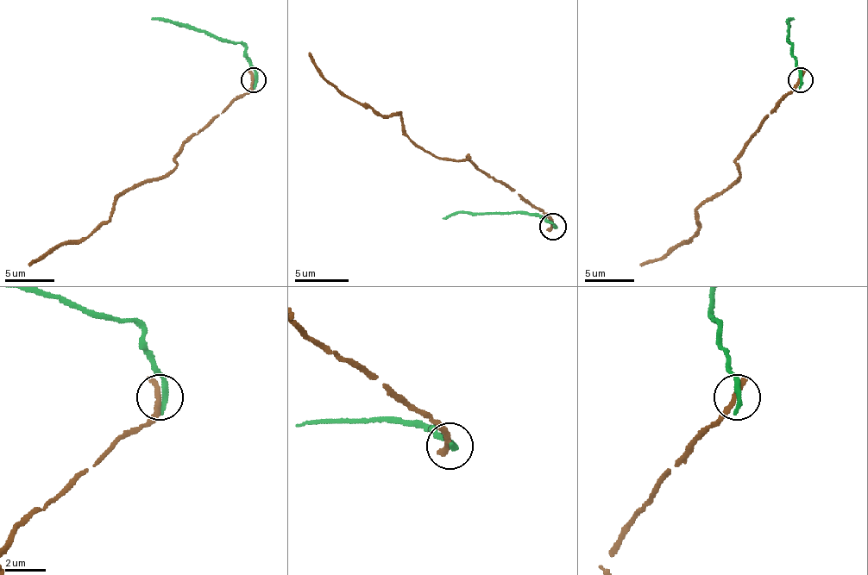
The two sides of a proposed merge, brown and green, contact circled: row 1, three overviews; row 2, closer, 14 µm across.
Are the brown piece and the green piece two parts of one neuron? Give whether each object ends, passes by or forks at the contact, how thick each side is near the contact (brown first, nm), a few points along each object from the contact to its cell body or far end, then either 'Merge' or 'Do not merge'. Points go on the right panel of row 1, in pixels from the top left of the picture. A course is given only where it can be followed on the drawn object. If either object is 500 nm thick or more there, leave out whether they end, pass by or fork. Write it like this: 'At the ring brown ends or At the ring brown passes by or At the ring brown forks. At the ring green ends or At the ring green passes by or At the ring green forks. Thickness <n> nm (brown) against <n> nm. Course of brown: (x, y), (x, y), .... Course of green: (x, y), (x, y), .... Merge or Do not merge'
At the ring brown ends. At the ring green ends. Thickness 340 nm (brown) against 320 nm. Course of brown: (801, 80), (766, 115), (744, 147), (739, 178), (696, 209), (696, 232), (659, 259), (639, 264). Course of green: (801, 80), (801, 71), (789, 43), (789, 21), (794, 18). Do not merge

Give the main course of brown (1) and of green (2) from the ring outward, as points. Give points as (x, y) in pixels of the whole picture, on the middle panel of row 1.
1: (554, 227), (470, 159), (424, 151), (399, 114), (375, 114), (342, 95), (308, 52)
2: (554, 227), (537, 213), (451, 213), (443, 219)

